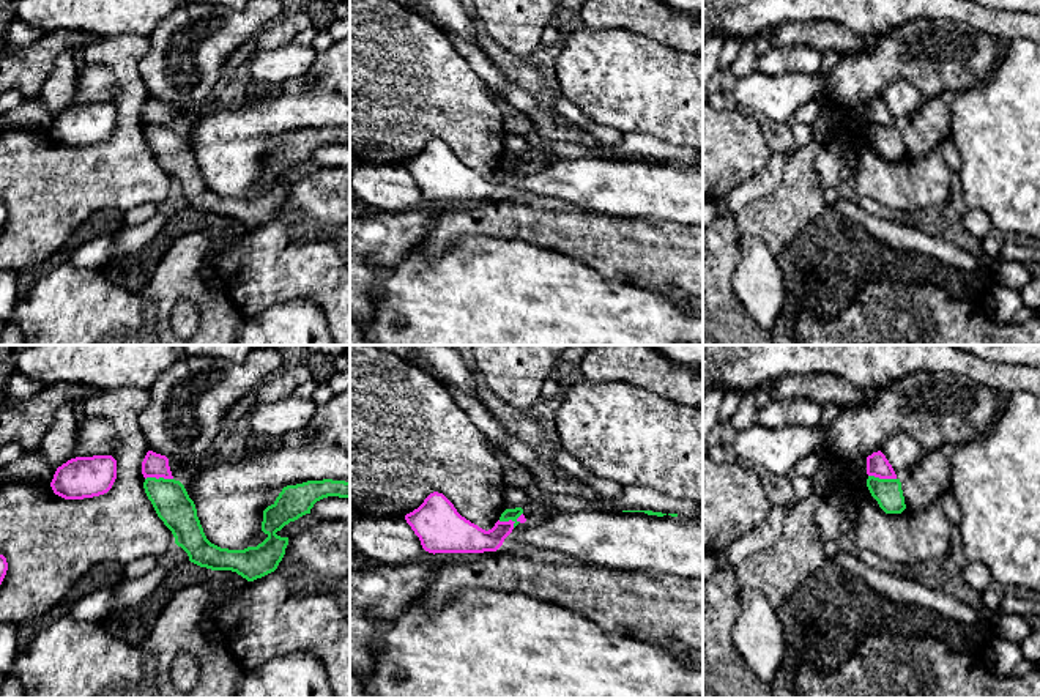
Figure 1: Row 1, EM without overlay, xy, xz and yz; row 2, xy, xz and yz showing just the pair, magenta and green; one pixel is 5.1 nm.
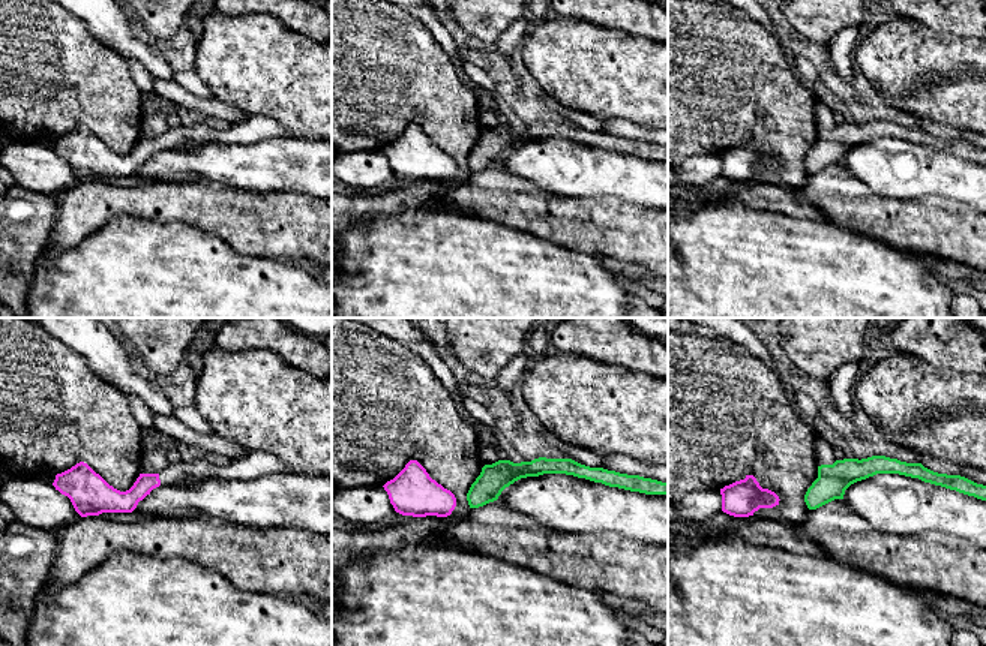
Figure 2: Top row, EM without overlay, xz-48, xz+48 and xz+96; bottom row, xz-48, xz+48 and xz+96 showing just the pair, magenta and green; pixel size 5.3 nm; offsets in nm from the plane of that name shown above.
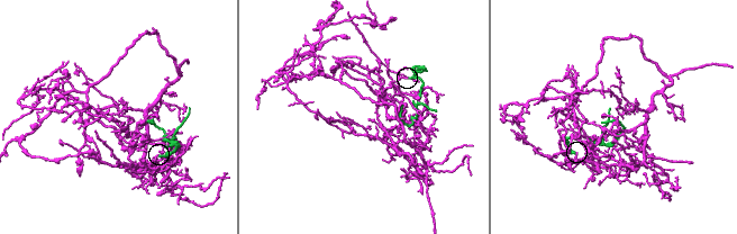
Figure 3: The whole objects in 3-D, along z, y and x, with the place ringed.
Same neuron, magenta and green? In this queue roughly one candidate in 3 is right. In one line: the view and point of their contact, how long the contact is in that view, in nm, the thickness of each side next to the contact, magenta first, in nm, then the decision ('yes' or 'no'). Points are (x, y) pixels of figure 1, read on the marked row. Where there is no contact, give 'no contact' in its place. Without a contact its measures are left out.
xz (509, 520) | 130 nm | 160/60 nm | no

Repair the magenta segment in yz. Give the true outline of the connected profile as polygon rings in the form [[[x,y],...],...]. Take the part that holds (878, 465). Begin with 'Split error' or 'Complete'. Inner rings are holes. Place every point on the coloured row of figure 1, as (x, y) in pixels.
Complete. [[[881,451],[867,457],[867,474],[879,479],[897,479],[892,465]]]

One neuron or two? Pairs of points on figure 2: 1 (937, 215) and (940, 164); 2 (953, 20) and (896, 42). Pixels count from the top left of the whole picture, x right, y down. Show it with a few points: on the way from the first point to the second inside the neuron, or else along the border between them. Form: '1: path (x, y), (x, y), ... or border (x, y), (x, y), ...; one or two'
1: border (904, 198), (947, 197), (970, 207); two
2: border (920, 24), (965, 38); two

